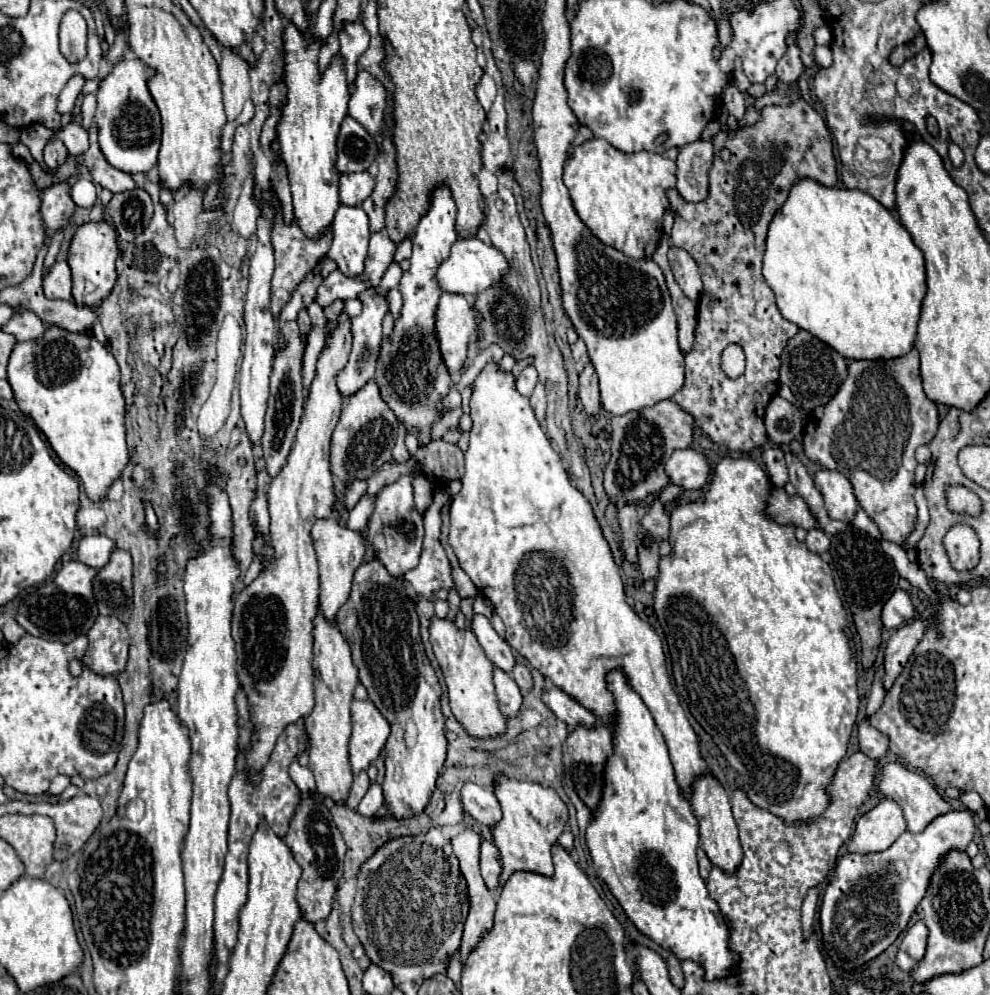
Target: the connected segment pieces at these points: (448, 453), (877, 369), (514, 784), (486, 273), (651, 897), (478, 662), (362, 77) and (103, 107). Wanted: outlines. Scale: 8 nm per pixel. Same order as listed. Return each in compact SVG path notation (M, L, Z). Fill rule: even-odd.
M444 440L420 446L416 460L422 462L422 472L426 476L462 476L464 474L464 454L456 444L446 444Z
M912 348L908 354L892 358L892 360L852 360L848 366L848 378L846 382L842 382L842 390L838 390L838 394L826 404L826 406L818 406L818 410L810 412L808 422L804 426L804 452L808 456L808 460L828 468L828 470L836 470L840 474L844 474L848 480L852 478L852 486L854 486L854 494L860 502L860 506L864 508L864 512L878 522L878 518L882 518L882 510L878 510L878 502L882 502L882 506L886 506L886 526L890 526L890 542L896 544L904 544L904 540L910 536L910 532L916 528L916 504L914 504L914 470L916 470L916 458L914 458L914 450L922 444L930 444L932 438L936 436L938 430L938 406L926 398L926 392L922 388L922 376L920 376L920 362L918 362L918 350Z
M504 774L496 776L496 788L494 794L502 808L502 820L492 826L492 838L500 852L502 860L502 874L500 884L508 880L512 872L526 870L526 872L538 872L544 876L554 874L550 848L556 844L558 836L564 830L564 824L568 820L568 808L556 794L556 790L540 786L536 782L524 782L514 780Z
M458 238L452 246L450 256L438 266L436 280L444 292L474 296L474 294L490 288L494 282L498 282L506 270L508 270L506 258L494 246L486 246L484 242L474 240L474 238Z
M614 668L606 674L608 690L614 696L614 754L604 766L602 798L586 828L586 846L594 862L596 874L606 882L614 898L624 908L634 926L662 948L674 952L680 960L700 962L706 978L724 978L736 972L738 954L728 948L728 926L720 914L718 904L708 896L706 884L698 874L696 848L698 848L698 820L690 808L688 798L676 784L674 766L668 758L668 748L662 732L658 730L650 710L642 698L632 690L624 672Z
M430 618L430 642L434 648L434 656L444 674L444 682L448 686L450 708L456 720L466 728L470 736L496 736L506 730L506 718L500 714L498 700L494 694L492 672L494 664L486 658L480 648L476 636L468 628L456 628L456 624L448 618Z
M358 70L354 92L350 96L348 116L358 120L376 140L382 142L382 128L384 128L384 106L386 106L386 92L380 82L376 82L368 72Z
M122 58L118 64L114 64L114 68L110 70L110 74L106 78L100 80L96 98L98 98L98 106L96 106L96 114L94 114L94 124L98 126L98 142L100 142L100 150L106 156L106 160L122 170L122 172L142 172L146 174L152 166L156 166L156 158L158 158L158 148L160 148L160 134L162 134L162 126L160 126L160 114L158 108L148 92L148 78L154 76L154 70L150 66L146 66L142 60L138 58Z

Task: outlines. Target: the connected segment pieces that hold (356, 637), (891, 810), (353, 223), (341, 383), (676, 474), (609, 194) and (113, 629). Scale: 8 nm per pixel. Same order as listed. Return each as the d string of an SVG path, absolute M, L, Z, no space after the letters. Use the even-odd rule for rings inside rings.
M372 560L354 572L352 592L338 610L336 622L352 648L368 698L392 728L384 746L386 778L382 788L386 816L406 820L422 814L446 760L446 738L440 712L440 684L420 640L414 602L408 598L402 578L390 576L378 560Z
M884 798L878 806L874 806L870 812L860 816L846 850L860 854L882 852L904 830L906 822L902 816L902 808L894 800Z
M340 206L334 222L334 242L328 256L338 264L338 270L348 276L356 278L364 272L364 258L368 250L368 216L360 206Z
M360 298L362 302L362 314L350 318L350 332L352 332L352 350L348 356L348 364L338 372L338 390L346 398L350 394L356 394L362 386L366 386L368 380L374 378L378 350L382 344L382 320L388 314L388 298Z
M690 448L676 450L666 462L666 474L672 484L684 490L698 490L708 482L710 464L700 452Z
M588 140L574 148L572 158L564 166L564 184L570 192L572 206L580 220L606 246L624 252L628 258L650 258L662 236L662 214L668 208L666 190L674 186L674 162L654 152L624 154L606 140Z
M98 616L88 632L88 650L84 662L100 676L118 674L126 666L130 636L126 626L114 616Z

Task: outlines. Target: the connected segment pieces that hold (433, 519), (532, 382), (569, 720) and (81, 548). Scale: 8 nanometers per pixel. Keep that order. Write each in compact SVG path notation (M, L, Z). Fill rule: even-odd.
M438 488L434 492L434 500L430 508L424 512L424 546L420 554L418 568L404 574L408 582L412 582L412 588L418 596L424 596L428 600L434 598L434 590L446 588L450 590L454 586L452 582L452 568L446 558L446 552L440 544L440 510L448 504L448 492L446 488Z
M528 366L528 368L522 372L522 376L516 380L516 388L520 390L520 394L530 396L532 390L534 390L534 386L536 386L536 382L538 382L538 372L534 370L534 366Z
M560 688L544 690L542 692L542 700L556 714L556 718L560 718L562 722L566 722L572 728L576 728L580 724L594 726L594 722L596 722L596 716L588 708L584 708L582 704L578 704L572 696L568 696Z
M94 534L94 536L82 536L76 548L78 562L98 570L110 560L110 552L114 550L114 542L104 536L104 534Z

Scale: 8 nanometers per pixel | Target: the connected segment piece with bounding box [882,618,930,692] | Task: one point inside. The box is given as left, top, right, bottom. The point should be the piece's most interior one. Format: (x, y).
(904, 640)

